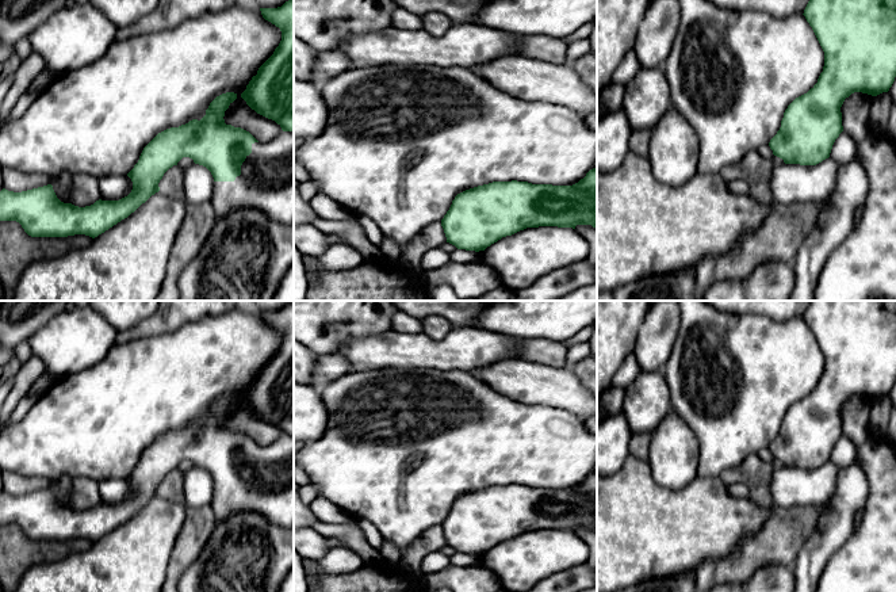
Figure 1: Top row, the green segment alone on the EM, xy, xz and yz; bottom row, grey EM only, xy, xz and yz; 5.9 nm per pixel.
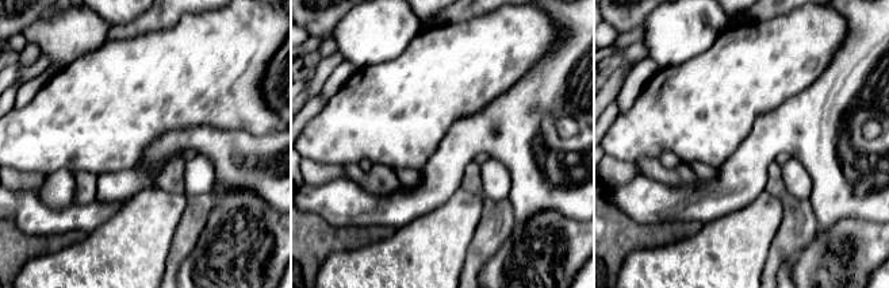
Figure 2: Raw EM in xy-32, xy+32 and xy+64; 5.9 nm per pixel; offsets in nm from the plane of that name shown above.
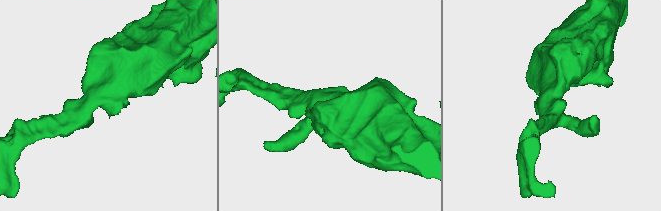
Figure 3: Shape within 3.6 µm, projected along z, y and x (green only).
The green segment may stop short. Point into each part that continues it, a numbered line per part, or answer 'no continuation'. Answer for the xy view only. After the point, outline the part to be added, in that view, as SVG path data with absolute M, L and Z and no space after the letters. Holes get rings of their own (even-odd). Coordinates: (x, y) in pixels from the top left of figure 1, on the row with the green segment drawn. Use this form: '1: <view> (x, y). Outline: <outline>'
1: xy (265, 183). Outline: M282 131L268 142L252 144L252 153L241 165L241 175L234 182L215 182L210 199L215 219L225 218L234 209L257 209L265 217L280 224L294 219L294 131Z

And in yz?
1: yz (862, 267). Outline: M854 92L845 99L842 126L857 145L857 156L869 177L869 194L859 224L826 260L813 301L896 301L896 140L878 137L870 127L873 96Z

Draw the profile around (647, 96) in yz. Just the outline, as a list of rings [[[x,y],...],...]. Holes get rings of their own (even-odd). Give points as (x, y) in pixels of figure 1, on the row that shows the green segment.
[[[640,68],[625,85],[623,110],[632,130],[652,131],[670,106],[670,85],[662,68]]]

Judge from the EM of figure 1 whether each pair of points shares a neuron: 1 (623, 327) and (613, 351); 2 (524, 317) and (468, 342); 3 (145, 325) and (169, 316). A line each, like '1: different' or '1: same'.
1: same
2: different
3: same

